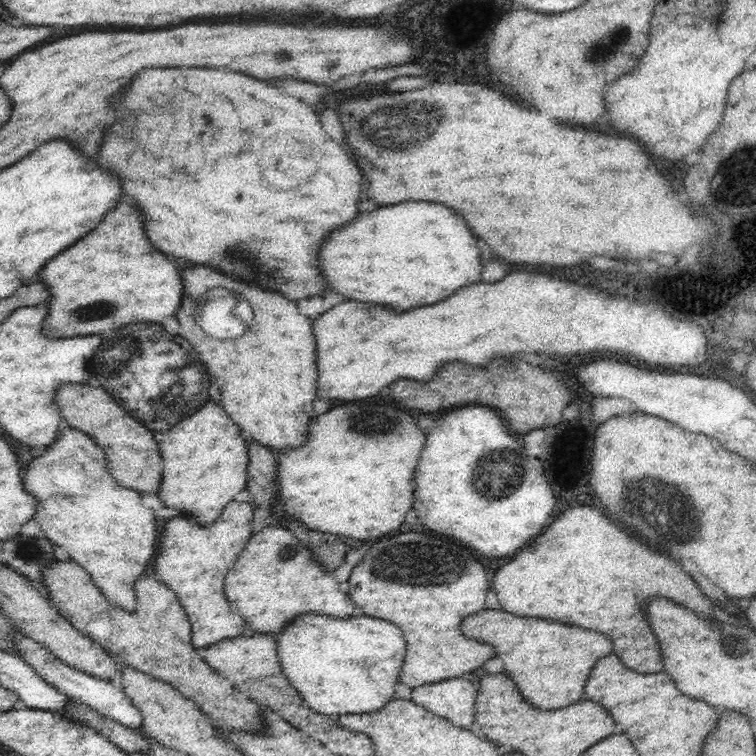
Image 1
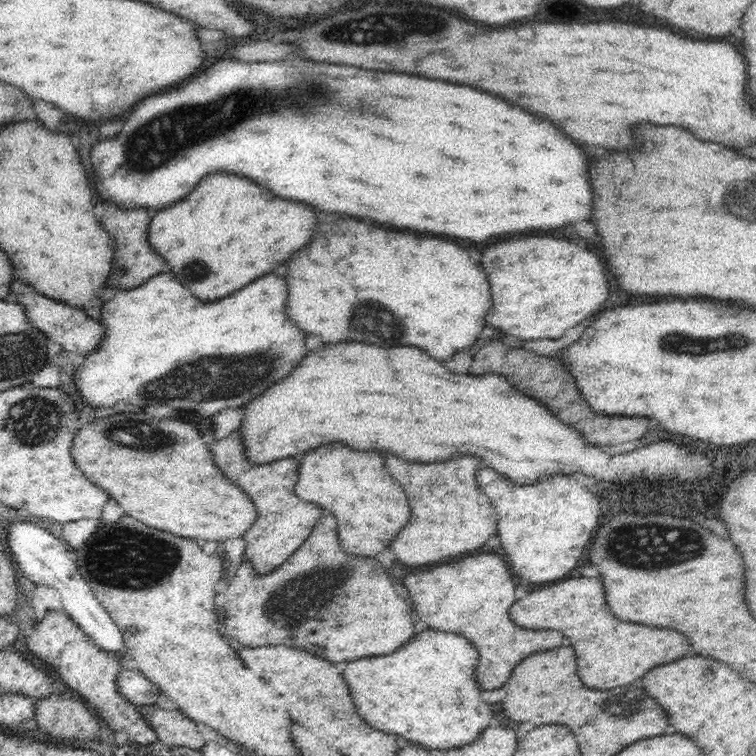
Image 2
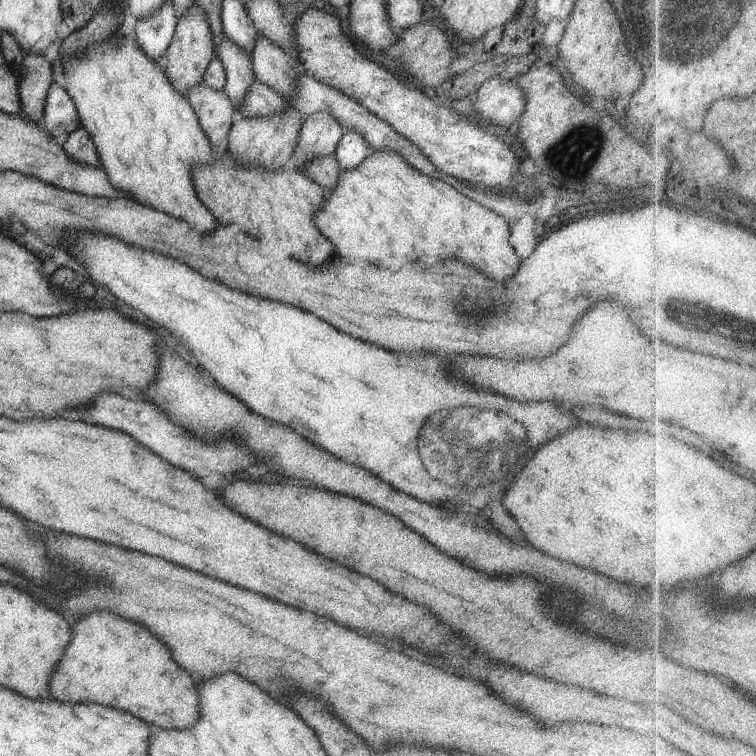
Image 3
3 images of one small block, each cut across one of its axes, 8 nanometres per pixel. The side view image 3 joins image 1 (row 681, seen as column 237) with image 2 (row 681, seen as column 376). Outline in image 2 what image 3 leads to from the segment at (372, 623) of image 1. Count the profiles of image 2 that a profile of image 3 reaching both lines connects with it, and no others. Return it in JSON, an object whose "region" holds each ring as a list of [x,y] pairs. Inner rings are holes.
{"region":[[[424,630],[416,634],[410,642],[400,646],[400,650],[388,656],[360,658],[356,662],[348,662],[344,678],[350,686],[350,694],[358,714],[372,728],[388,734],[398,734],[408,742],[426,746],[434,754],[440,755],[445,750],[474,742],[490,726],[492,705],[487,704],[480,695],[482,689],[478,686],[474,674],[476,666],[478,666],[478,650],[464,636]]]}

